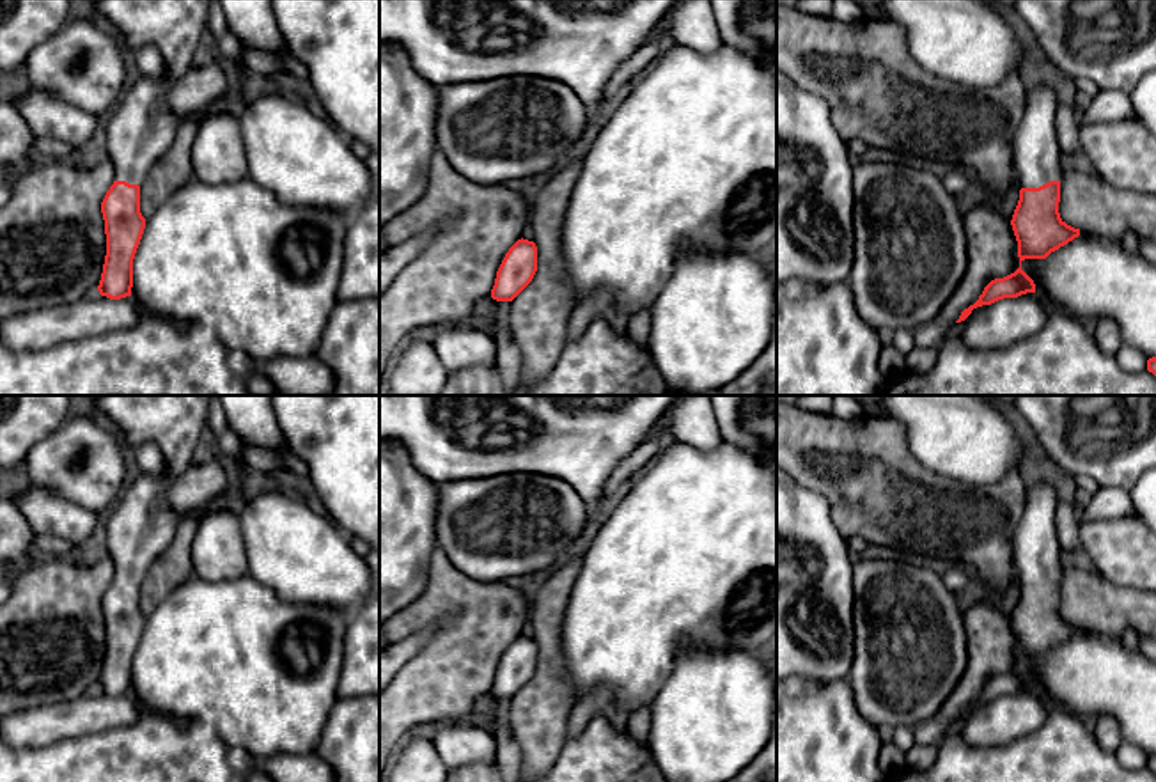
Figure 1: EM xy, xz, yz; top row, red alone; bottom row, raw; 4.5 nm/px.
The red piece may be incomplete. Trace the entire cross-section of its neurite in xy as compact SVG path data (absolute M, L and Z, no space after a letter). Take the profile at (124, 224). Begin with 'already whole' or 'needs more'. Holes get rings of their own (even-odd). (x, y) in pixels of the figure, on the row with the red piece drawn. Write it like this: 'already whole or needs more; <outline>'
needs more; M98 0L96 16L135 53L154 44L165 73L140 80L119 101L106 124L106 149L115 181L101 202L106 255L98 291L110 300L131 296L133 259L145 218L140 184L170 149L181 119L167 103L168 90L191 69L207 28L211 0Z

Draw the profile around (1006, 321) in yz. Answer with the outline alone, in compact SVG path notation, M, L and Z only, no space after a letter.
M1037 293L1004 298L975 316L959 337L972 349L1004 349L1037 333L1048 312L1050 305Z

